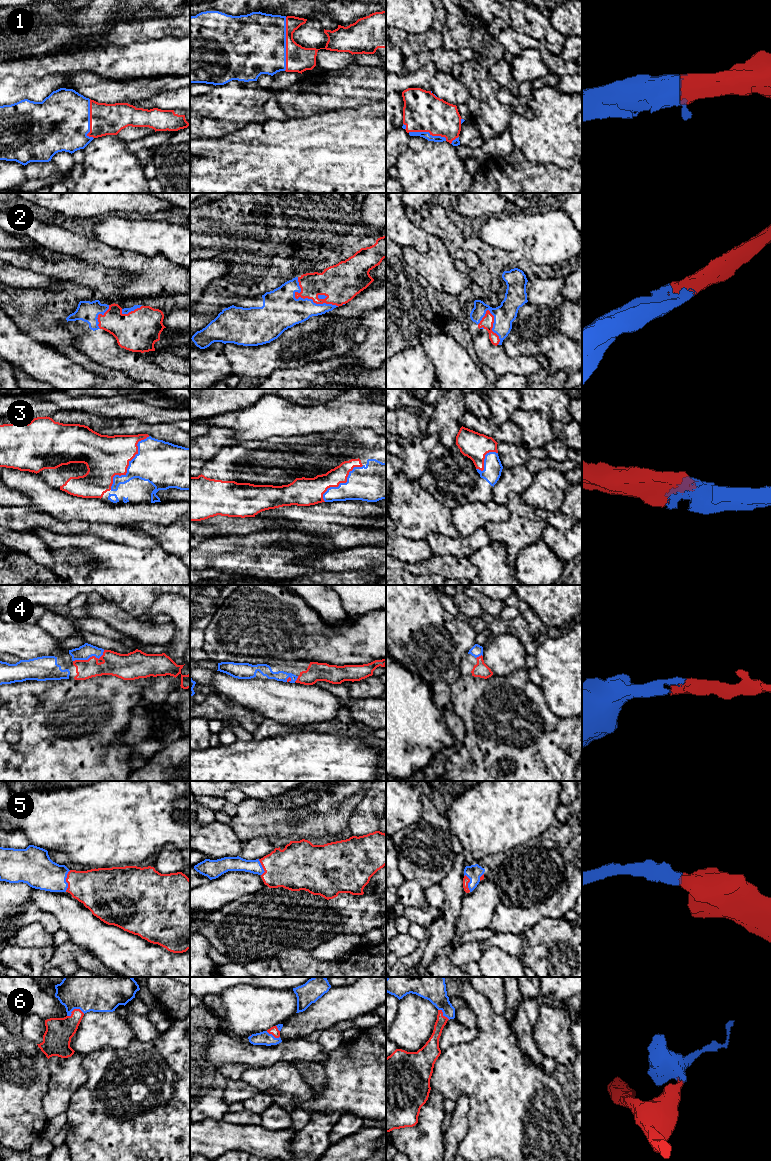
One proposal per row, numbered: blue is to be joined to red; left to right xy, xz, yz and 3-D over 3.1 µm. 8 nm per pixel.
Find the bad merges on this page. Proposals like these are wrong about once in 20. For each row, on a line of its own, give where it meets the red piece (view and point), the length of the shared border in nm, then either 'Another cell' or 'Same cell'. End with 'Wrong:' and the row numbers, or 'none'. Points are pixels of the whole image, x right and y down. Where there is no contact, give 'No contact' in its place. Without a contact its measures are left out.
1: Touches red at xz (286, 44). Shared border 440 nm. Same cell
2: Touches red at xz (305, 297). Shared border 400 nm. Same cell
3: Touches red at xy (128, 464). Shared border 550 nm. Same cell
4: Touches red at xy (90, 657). Shared border 280 nm. Same cell
5: Touches red at xy (66, 881). Shared border 180 nm. Same cell
6: Touches red at xy (75, 1009). Shared border 150 nm. Same cell
Wrong: none

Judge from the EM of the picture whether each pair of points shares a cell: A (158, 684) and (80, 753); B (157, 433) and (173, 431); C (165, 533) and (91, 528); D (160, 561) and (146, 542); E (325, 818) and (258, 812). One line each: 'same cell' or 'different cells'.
A: different cells
B: same cell
C: different cells
D: different cells
E: same cell

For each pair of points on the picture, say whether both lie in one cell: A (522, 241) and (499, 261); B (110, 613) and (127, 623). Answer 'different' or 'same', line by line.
A: different
B: same

